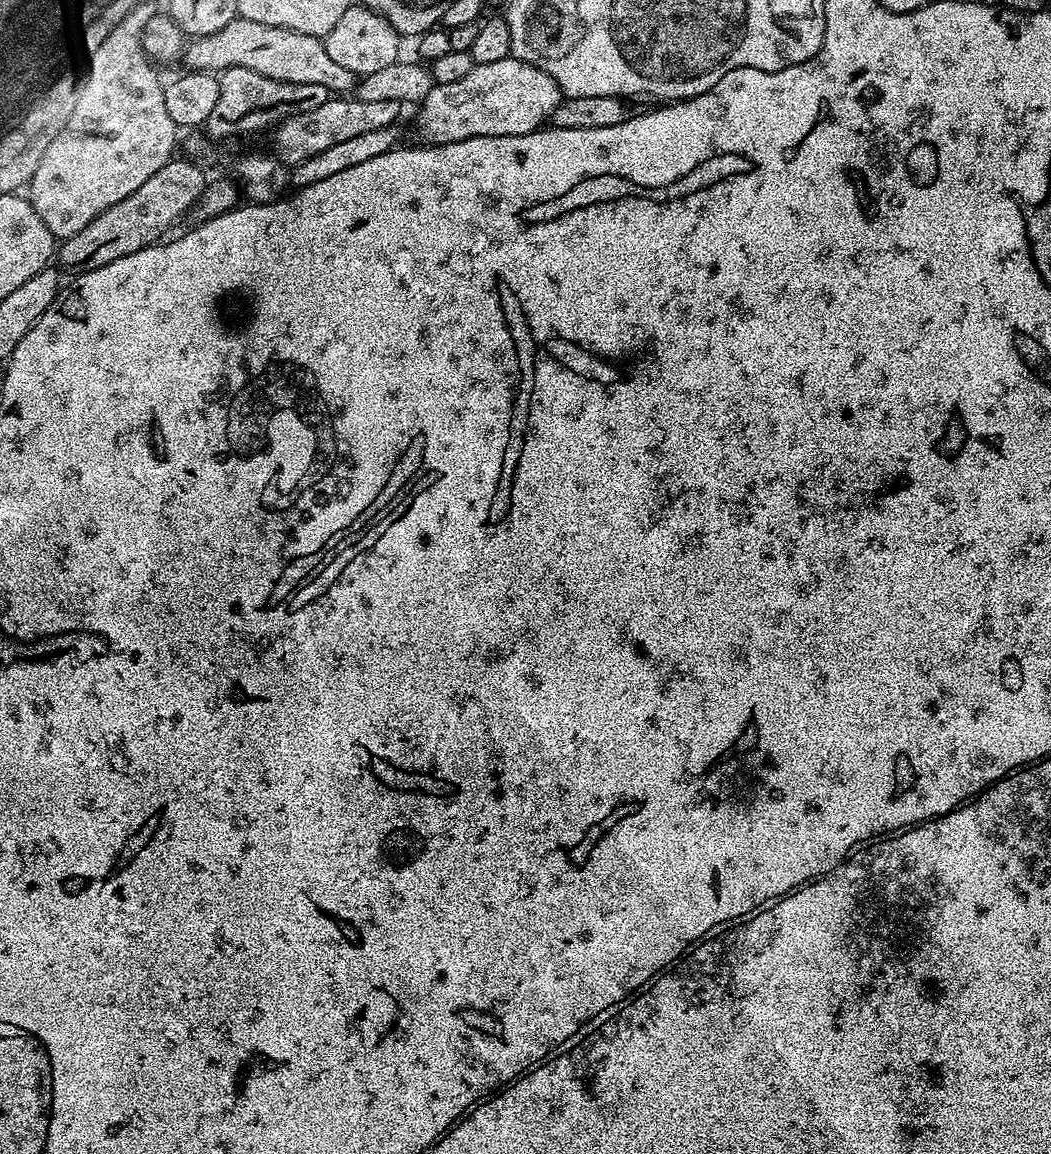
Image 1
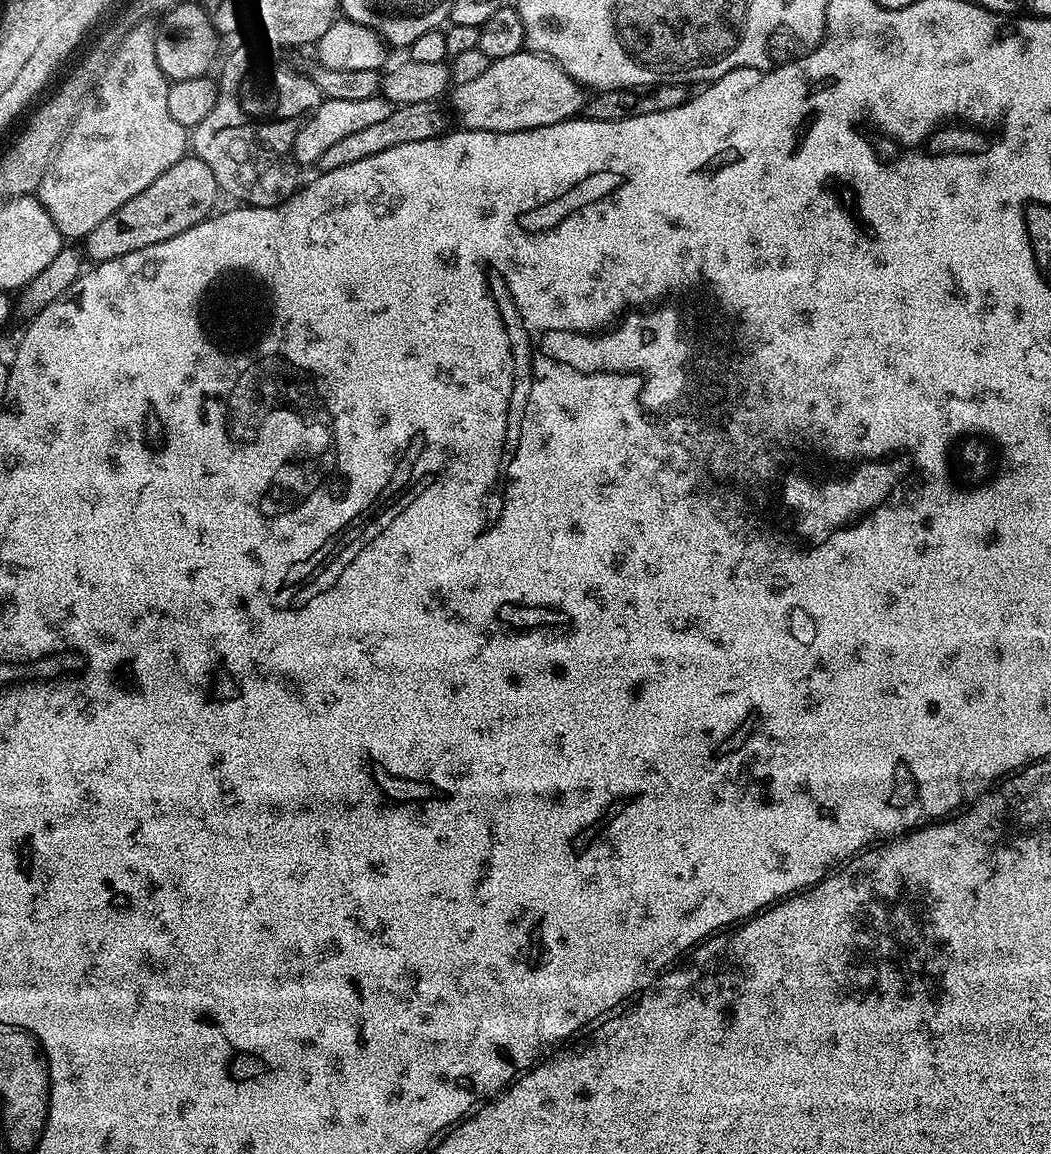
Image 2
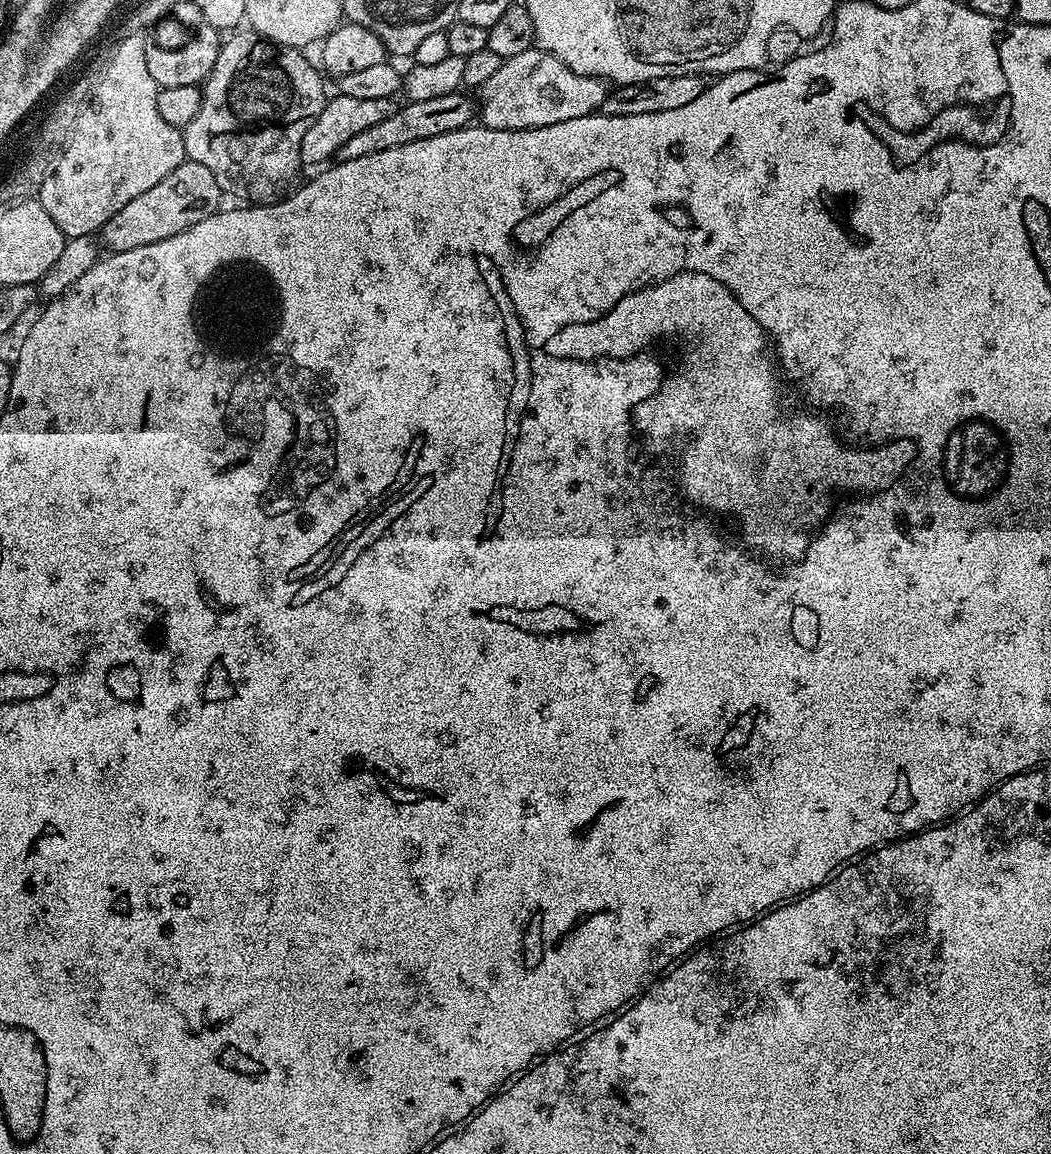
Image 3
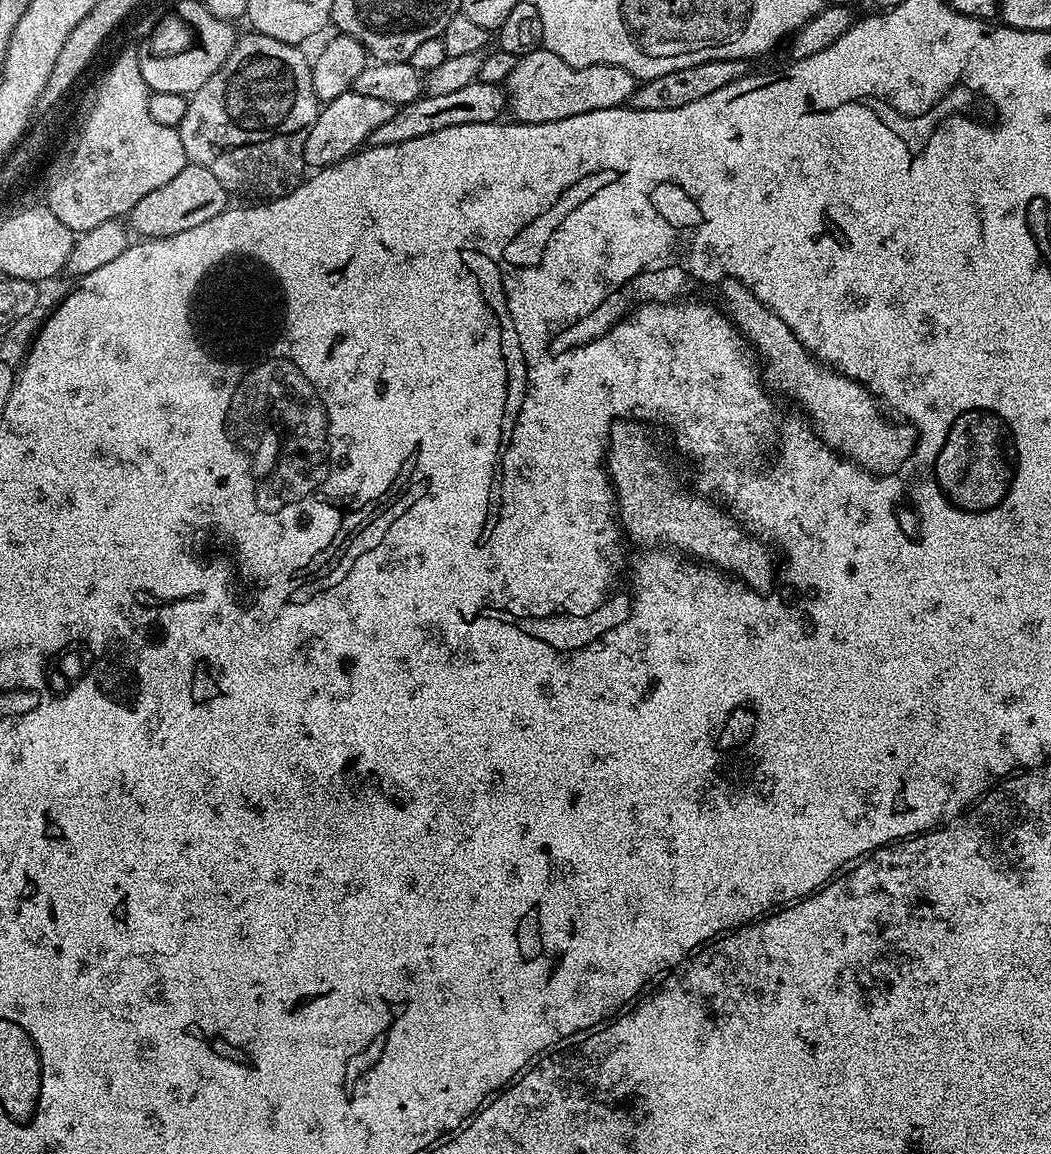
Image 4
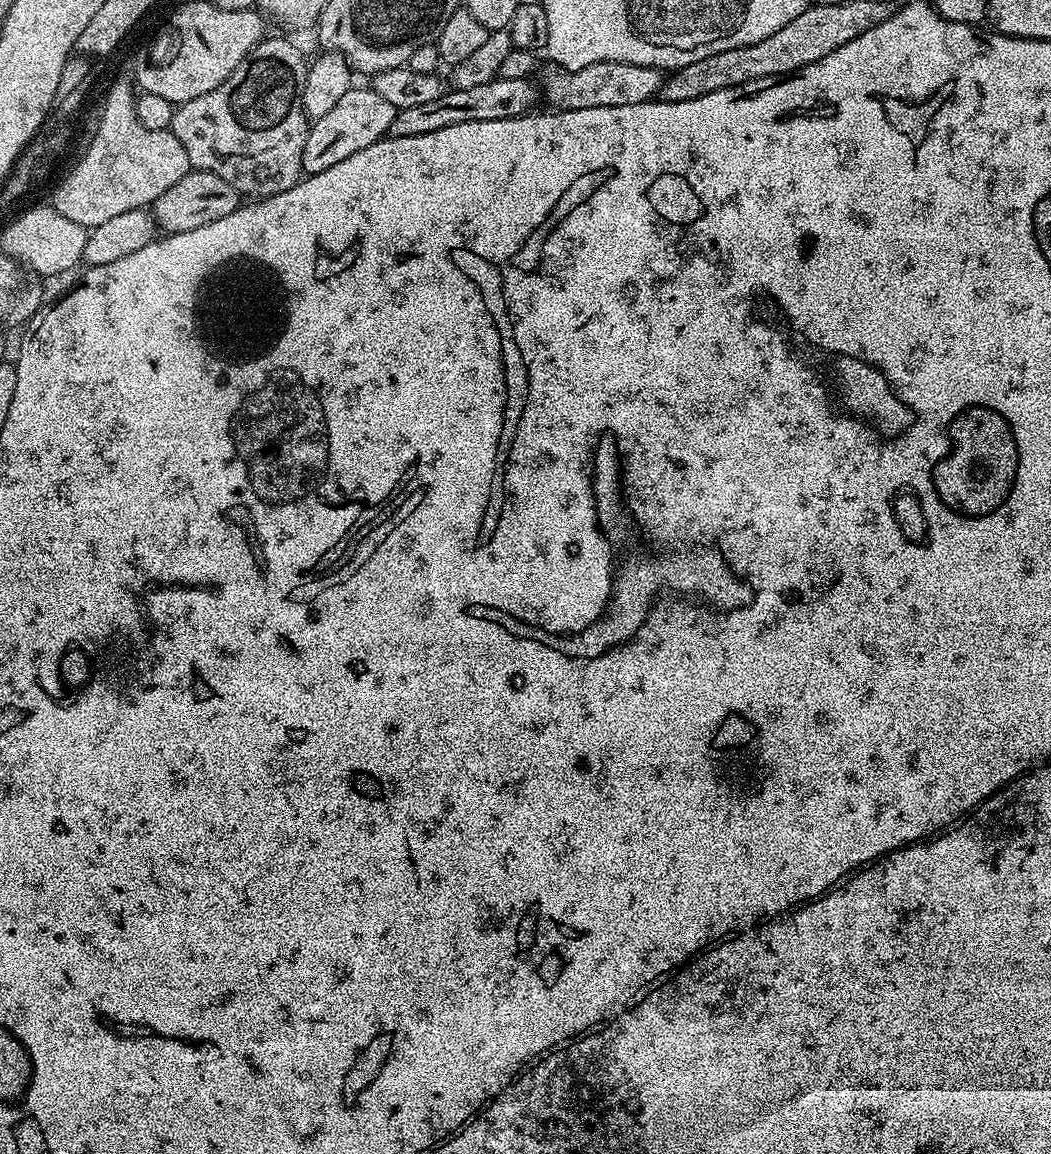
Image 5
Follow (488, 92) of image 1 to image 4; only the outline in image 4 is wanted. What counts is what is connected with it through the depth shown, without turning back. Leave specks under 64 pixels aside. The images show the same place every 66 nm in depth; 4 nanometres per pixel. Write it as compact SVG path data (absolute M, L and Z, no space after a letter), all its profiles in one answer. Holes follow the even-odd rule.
M538 47L530 54L519 57L510 70L506 81L506 108L511 119L521 124L537 124L538 122L554 122L562 118L574 118L574 114L590 114L594 110L606 110L627 105L632 99L634 90L638 85L635 76L630 75L620 66L609 64L595 64L594 66L582 66L572 68L558 54L554 54L546 47Z

